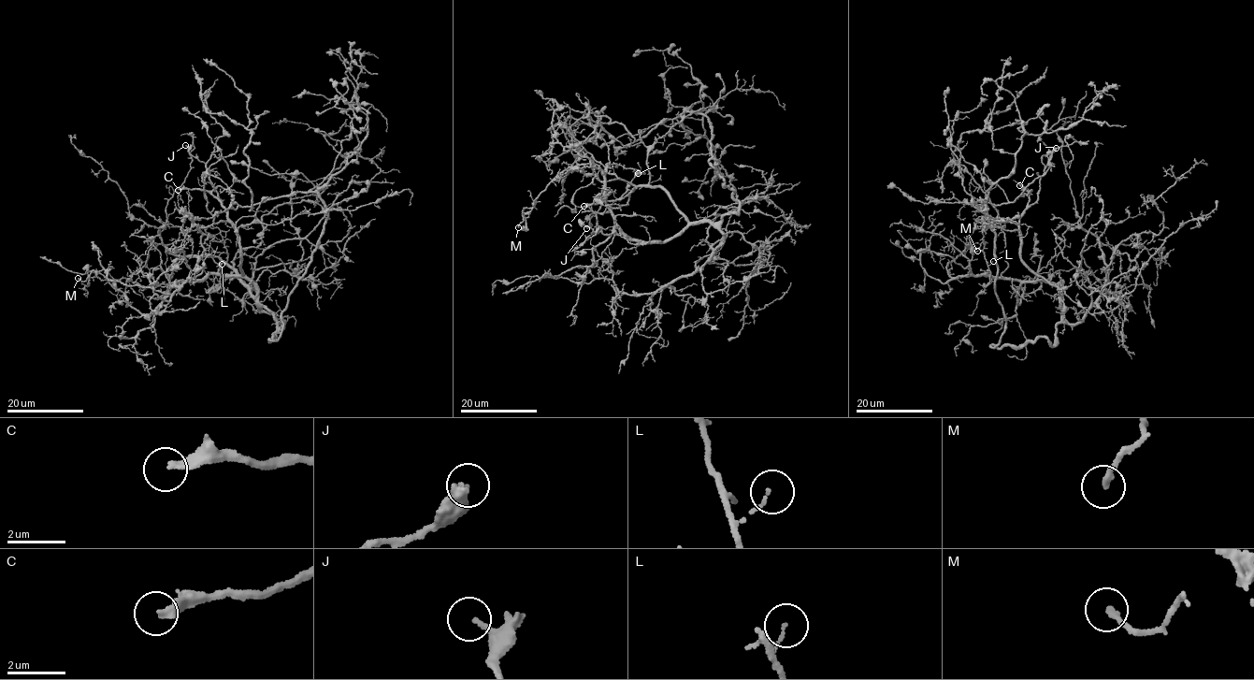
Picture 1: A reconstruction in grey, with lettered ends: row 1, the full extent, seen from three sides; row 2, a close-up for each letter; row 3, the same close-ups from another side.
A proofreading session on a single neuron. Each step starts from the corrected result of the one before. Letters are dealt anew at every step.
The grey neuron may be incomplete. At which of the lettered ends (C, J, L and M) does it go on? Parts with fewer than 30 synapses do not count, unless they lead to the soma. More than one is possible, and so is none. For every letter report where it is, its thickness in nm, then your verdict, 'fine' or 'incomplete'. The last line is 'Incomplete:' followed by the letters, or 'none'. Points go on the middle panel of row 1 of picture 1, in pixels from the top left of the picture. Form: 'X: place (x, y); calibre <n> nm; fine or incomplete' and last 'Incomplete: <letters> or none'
C: place (583, 206); calibre 280 nm; incomplete
J: place (586, 228); calibre 200 nm; fine
L: place (638, 173); calibre 80 nm; fine
M: place (518, 227); calibre 200 nm; fine
Incomplete: C

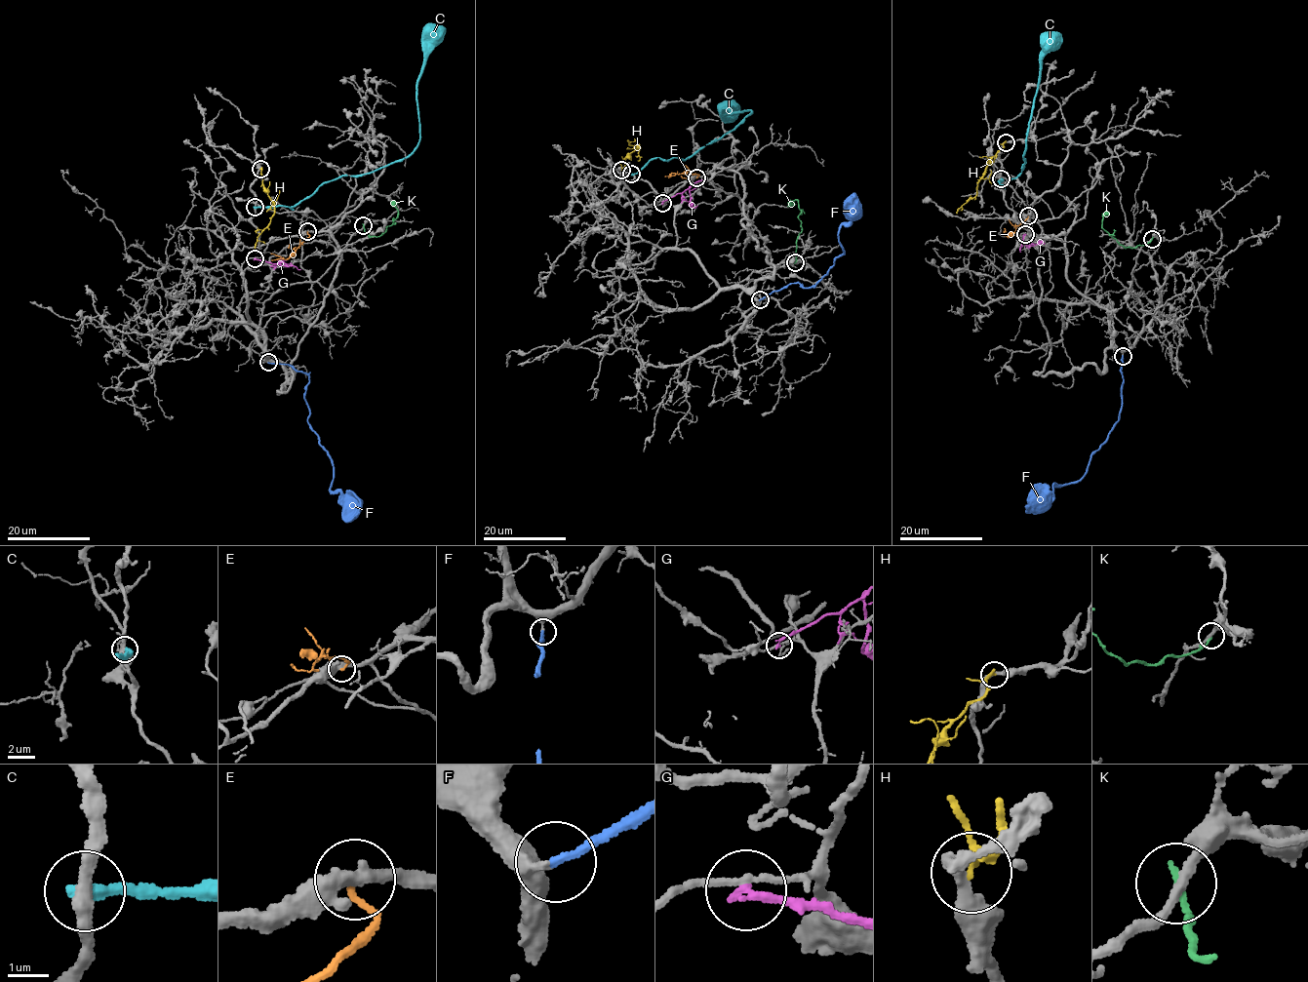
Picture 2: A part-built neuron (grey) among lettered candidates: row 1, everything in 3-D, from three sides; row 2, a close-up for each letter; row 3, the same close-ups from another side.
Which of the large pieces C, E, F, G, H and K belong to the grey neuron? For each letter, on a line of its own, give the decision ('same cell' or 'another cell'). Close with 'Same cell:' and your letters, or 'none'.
C: another cell
E: another cell
F: same cell
G: another cell
H: another cell
K: another cell
Same cell: F

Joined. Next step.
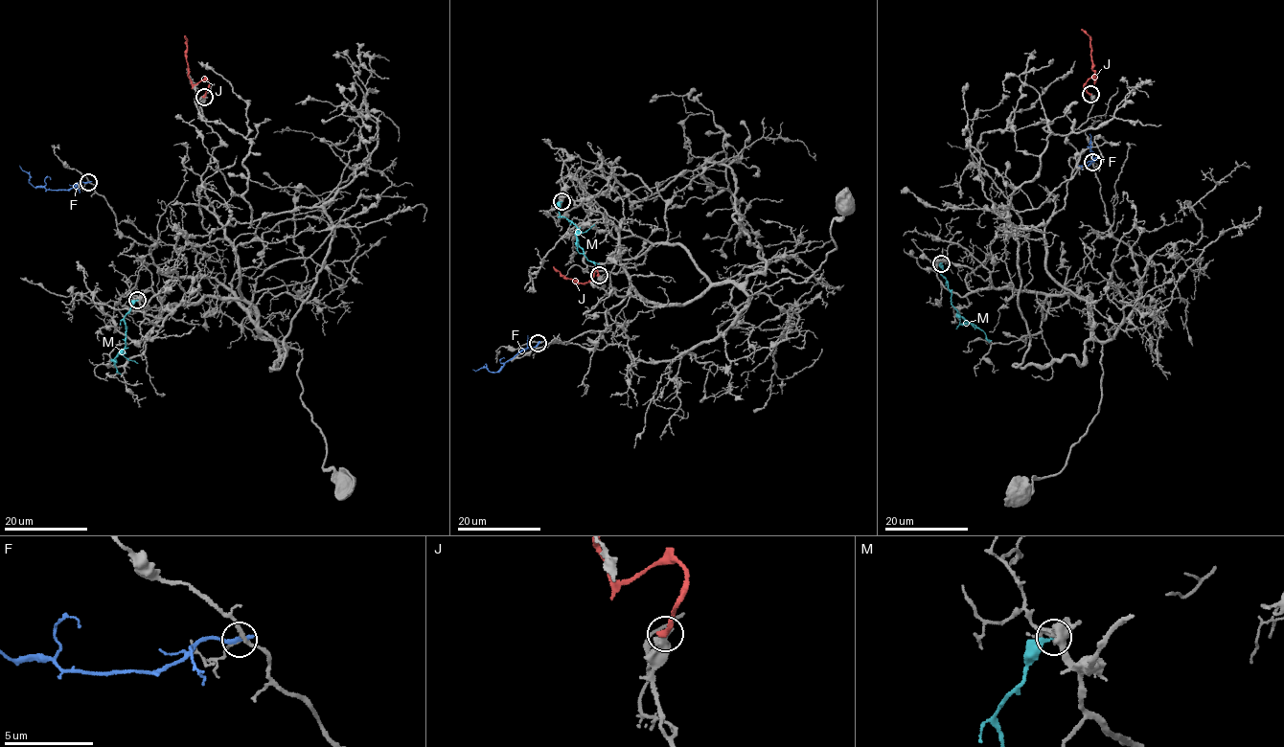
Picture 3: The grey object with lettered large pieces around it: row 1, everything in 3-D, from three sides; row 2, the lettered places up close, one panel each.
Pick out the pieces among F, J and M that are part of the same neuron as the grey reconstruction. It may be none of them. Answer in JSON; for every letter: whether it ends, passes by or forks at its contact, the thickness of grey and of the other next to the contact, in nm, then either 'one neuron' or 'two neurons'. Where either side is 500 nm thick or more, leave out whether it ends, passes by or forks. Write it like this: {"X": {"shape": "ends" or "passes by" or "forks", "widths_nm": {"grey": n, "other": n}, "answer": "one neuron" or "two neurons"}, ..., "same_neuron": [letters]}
{"F": {"shape": "ends", "widths_nm": {"grey": 130, "other": 280}, "answer": "two neurons"}, "J": {"shape": "ends", "widths_nm": {"grey": 400, "other": 320}, "answer": "two neurons"}, "M": {"shape": "ends", "widths_nm": {"grey": 480, "other": 280}, "answer": "two neurons"}, "same_neuron": []}

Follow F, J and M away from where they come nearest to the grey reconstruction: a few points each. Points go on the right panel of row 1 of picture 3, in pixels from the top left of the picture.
F: (1092, 161), (1089, 165), (1096, 158), (1090, 150), (1089, 134)
J: (1091, 94), (1084, 86), (1092, 78), (1096, 81), (1091, 70), (1089, 36), (1081, 29)
M: (940, 263), (942, 276), (951, 293), (952, 306), (982, 331), (990, 342)

